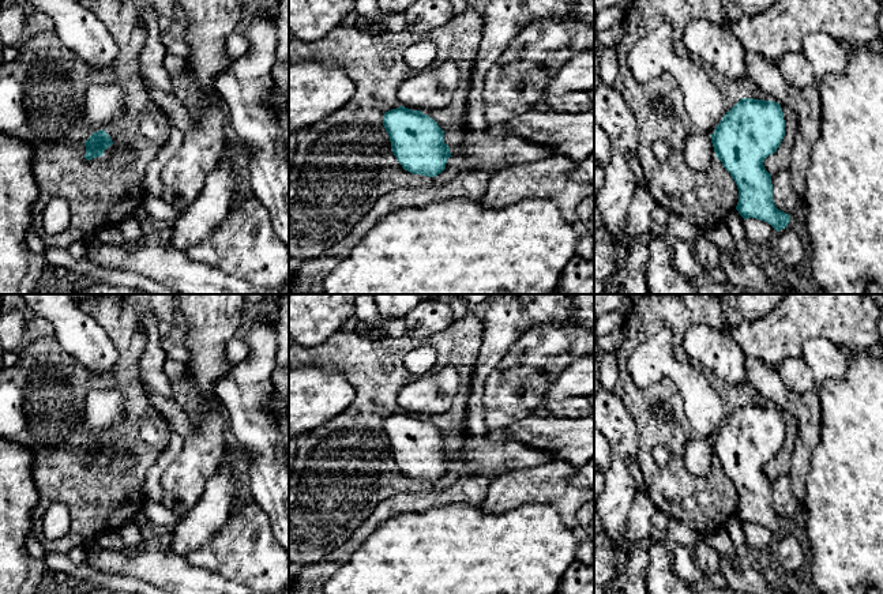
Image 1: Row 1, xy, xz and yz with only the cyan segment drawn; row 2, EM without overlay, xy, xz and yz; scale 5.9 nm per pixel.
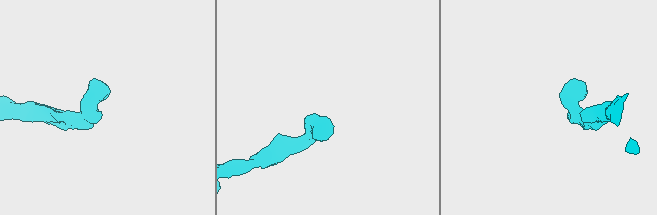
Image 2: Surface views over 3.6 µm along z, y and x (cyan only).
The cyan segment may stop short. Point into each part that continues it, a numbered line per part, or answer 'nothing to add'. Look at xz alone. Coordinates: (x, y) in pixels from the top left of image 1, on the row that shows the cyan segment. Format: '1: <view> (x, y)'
1: xz (480, 150)

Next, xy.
nothing to add

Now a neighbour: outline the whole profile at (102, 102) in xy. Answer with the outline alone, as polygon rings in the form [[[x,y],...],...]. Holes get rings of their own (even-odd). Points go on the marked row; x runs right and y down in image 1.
[[[119,83],[91,84],[84,94],[84,123],[102,131],[124,108],[125,93]]]

